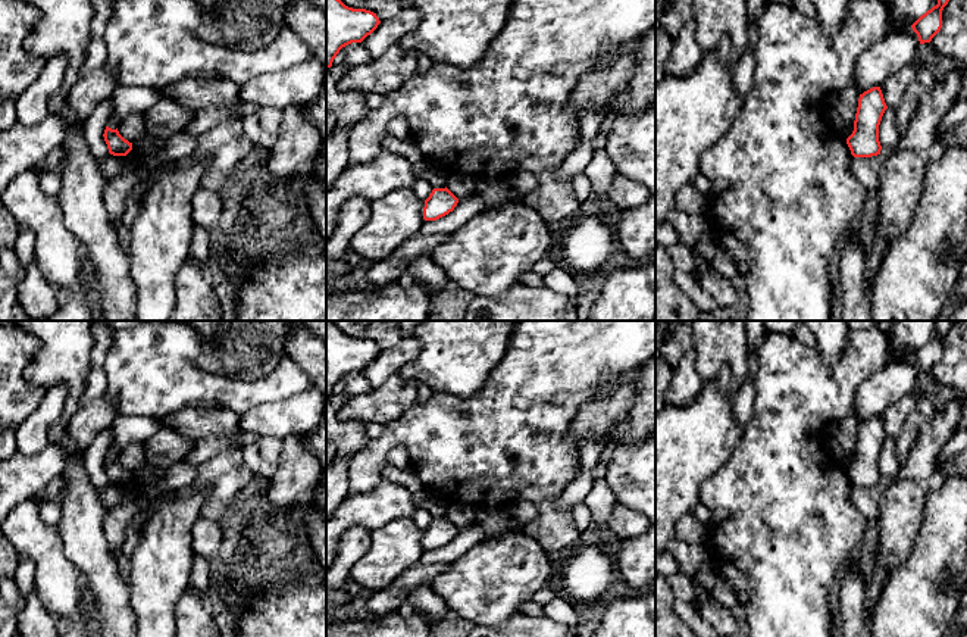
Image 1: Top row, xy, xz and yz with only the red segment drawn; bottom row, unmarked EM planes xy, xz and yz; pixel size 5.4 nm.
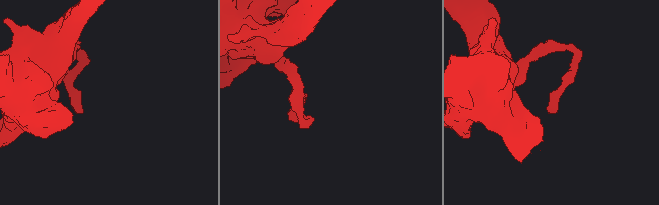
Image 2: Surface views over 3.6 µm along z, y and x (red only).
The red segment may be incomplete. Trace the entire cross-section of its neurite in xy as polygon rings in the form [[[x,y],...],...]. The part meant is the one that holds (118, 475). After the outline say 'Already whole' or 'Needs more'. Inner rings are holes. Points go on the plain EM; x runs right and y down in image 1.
[[[106,456],[103,466],[107,474],[109,483],[113,485],[126,485],[132,480],[132,472],[125,469],[119,463],[118,458],[112,459]]]. Already whole

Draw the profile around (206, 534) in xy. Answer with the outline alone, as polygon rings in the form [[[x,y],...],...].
[[[200,515],[191,528],[191,535],[194,555],[209,562],[222,543],[220,524]]]

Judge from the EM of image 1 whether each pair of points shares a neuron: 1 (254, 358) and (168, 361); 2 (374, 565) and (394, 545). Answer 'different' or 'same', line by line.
1: different
2: same

